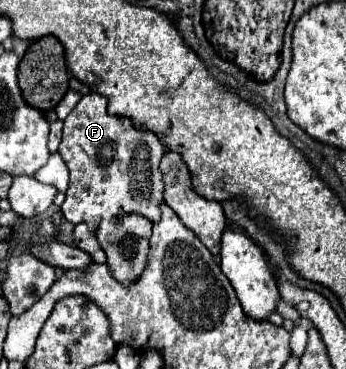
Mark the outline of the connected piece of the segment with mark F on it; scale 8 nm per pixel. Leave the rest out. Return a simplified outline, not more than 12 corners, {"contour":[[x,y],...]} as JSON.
{"contour":[[83,96],[59,154],[71,174],[63,216],[159,220],[155,132]]}

